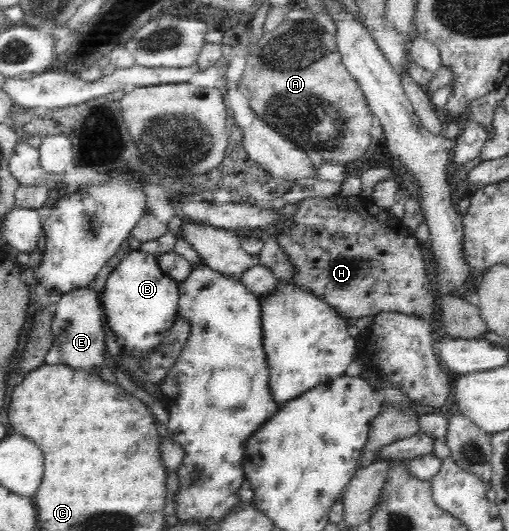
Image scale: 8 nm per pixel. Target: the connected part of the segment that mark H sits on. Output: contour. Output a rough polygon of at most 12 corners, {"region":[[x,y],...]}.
{"region":[[358,196],[296,203],[287,281],[343,317],[430,320],[422,244]]}

